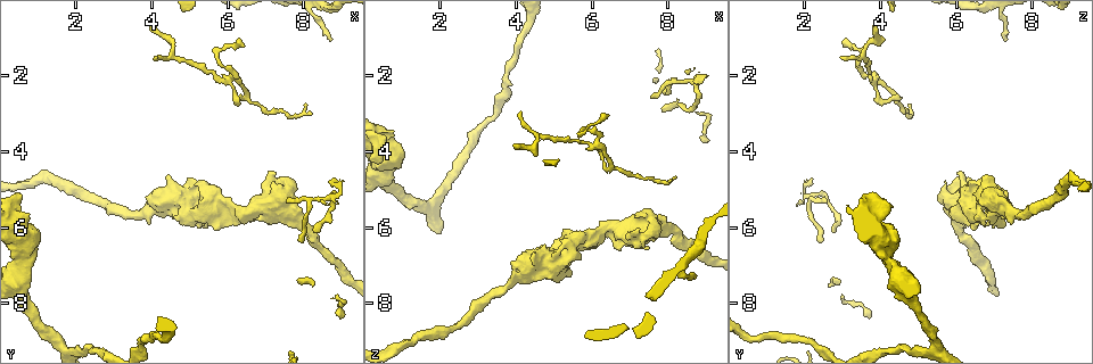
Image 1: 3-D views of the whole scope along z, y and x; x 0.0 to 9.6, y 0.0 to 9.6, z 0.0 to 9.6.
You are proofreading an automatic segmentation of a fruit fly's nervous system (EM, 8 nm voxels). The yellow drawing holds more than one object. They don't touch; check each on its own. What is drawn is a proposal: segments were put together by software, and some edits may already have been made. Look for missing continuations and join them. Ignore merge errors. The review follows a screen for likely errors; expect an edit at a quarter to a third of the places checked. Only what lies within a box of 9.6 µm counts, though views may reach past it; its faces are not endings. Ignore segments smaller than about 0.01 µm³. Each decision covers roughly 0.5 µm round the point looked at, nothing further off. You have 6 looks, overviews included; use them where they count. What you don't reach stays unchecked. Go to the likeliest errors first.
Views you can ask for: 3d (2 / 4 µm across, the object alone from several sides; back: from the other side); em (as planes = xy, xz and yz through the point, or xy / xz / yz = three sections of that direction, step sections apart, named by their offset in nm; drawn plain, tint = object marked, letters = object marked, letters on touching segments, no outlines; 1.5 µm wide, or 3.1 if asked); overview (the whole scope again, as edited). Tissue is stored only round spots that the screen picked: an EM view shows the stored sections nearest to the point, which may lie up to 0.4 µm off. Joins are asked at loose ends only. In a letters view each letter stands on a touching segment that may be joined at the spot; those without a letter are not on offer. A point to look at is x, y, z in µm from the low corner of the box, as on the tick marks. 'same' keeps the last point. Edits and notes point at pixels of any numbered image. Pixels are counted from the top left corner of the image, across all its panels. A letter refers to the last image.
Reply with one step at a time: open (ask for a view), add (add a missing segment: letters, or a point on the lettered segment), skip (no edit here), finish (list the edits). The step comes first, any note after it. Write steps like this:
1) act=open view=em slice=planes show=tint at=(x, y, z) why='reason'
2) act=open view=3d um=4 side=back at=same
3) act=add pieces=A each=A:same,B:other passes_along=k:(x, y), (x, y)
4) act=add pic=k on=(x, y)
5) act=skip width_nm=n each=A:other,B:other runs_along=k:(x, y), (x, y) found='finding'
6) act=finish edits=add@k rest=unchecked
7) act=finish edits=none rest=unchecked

act=open view=em slice=planes show=plain at=(8.30, 6.05, 2.75) why='branch stops here'

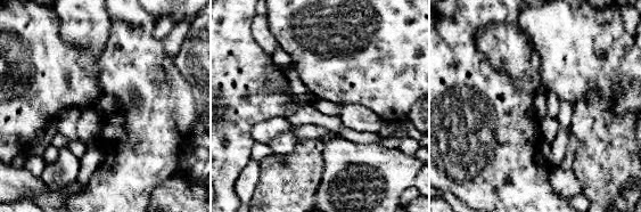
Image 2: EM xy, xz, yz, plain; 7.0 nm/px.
act=open view=em slice=planes show=letters at=same

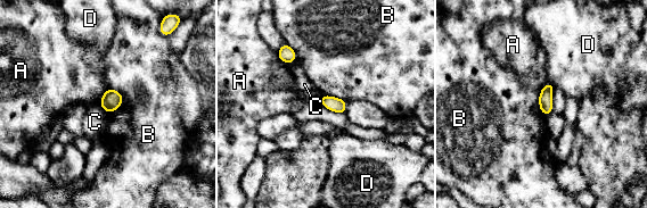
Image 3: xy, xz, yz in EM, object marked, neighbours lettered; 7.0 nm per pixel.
act=skip each=A:other,B:other,C:other,D:other found='none of them fits'

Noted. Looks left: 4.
act=open view=em slice=planes show=letters at=(8.75, 1.05, 7.25) why='free end'

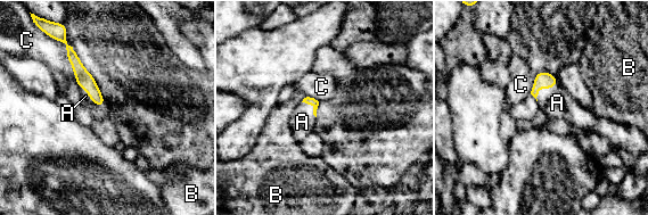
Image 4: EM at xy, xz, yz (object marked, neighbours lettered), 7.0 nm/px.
act=add pic=4 on=(557, 102) each=A:same,B:other,C:other passes_along=4:(546, 80), (542, 87), (557, 102) found='the neuron continues'

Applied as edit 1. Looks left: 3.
act=open view=overview why='redraw'

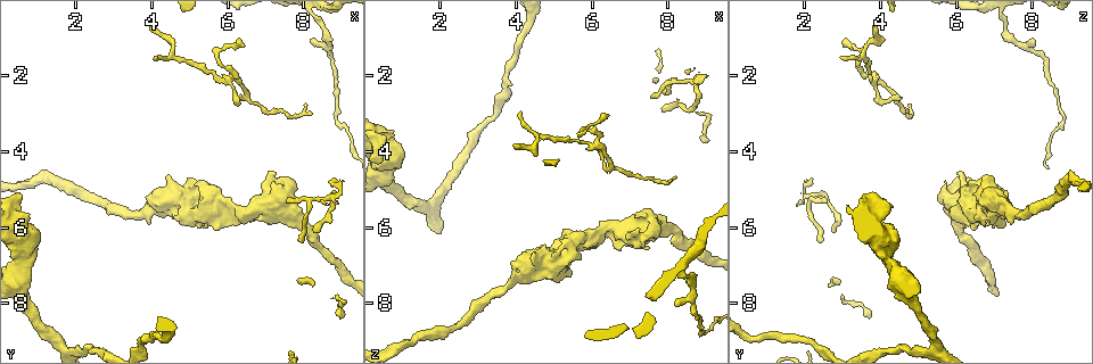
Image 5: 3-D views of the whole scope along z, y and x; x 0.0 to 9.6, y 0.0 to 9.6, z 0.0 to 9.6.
act=open view=em slice=planes show=plain at=(4.05, 1.55, 2.95) why='tapers out'

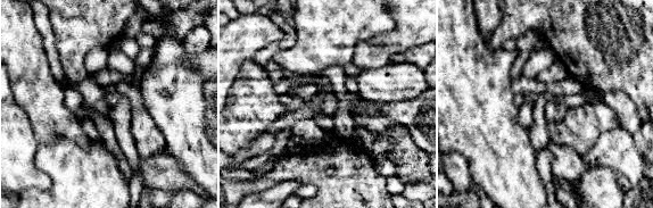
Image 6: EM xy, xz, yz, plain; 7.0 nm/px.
act=open view=em slice=planes show=letters at=same why='what lies round it'

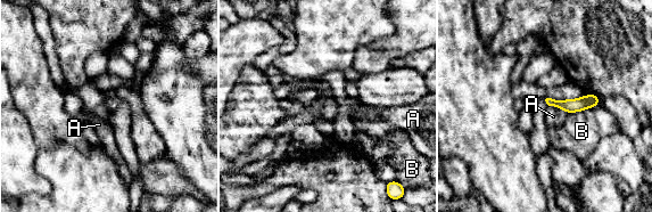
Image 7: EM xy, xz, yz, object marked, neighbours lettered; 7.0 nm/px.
act=skip width_nm=70 each=A:other,B:other border=7:(549, 105), (560, 109) found='no lettered segment goes on from it'

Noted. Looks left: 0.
act=finish edits=add@4 rest=unchecked

